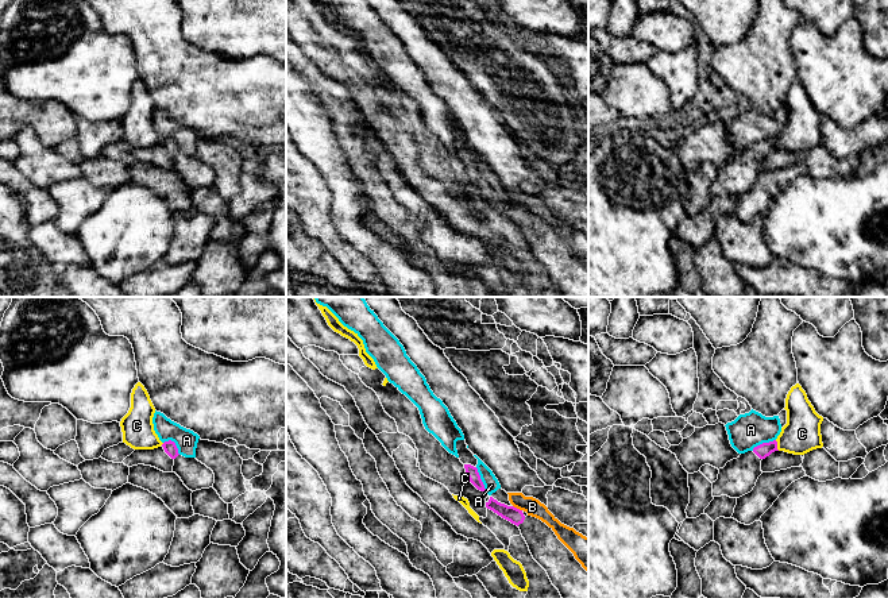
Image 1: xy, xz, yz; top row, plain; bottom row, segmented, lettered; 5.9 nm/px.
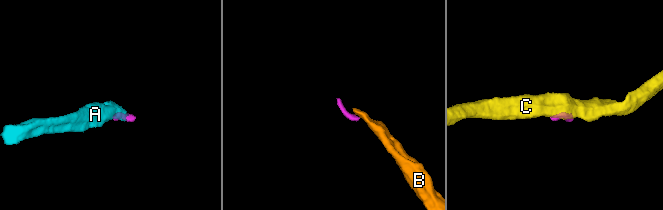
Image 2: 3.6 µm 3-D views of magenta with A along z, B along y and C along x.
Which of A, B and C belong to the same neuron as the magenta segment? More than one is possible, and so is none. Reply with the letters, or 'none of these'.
none of these

